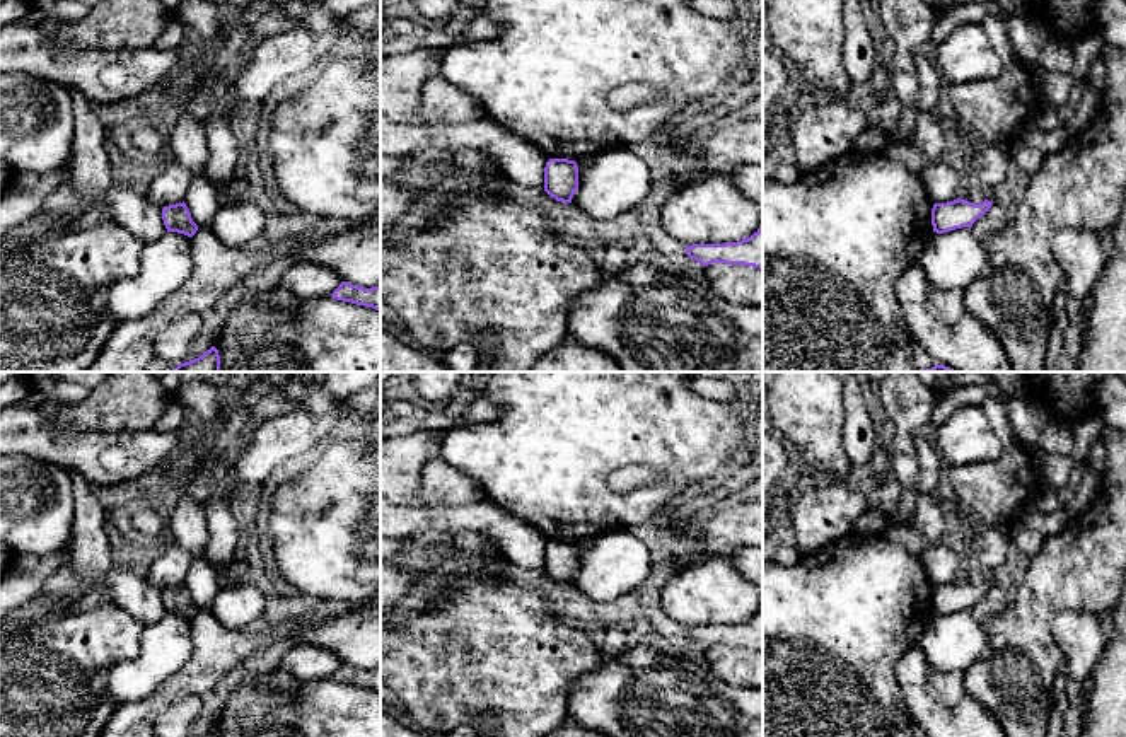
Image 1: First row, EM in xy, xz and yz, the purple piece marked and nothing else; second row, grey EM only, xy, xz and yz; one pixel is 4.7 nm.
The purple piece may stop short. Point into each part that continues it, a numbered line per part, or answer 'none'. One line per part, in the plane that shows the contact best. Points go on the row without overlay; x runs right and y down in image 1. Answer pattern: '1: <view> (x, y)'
none

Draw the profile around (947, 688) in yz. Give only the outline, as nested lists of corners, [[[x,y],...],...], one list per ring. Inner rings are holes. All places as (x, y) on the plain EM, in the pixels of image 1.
[[[928,667],[926,689],[932,698],[947,708],[954,708],[967,694],[962,670],[940,672]]]

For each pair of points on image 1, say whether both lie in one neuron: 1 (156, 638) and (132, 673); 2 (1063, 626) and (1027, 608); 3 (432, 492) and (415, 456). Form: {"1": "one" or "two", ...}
{"1": "one", "2": "two", "3": "two"}

